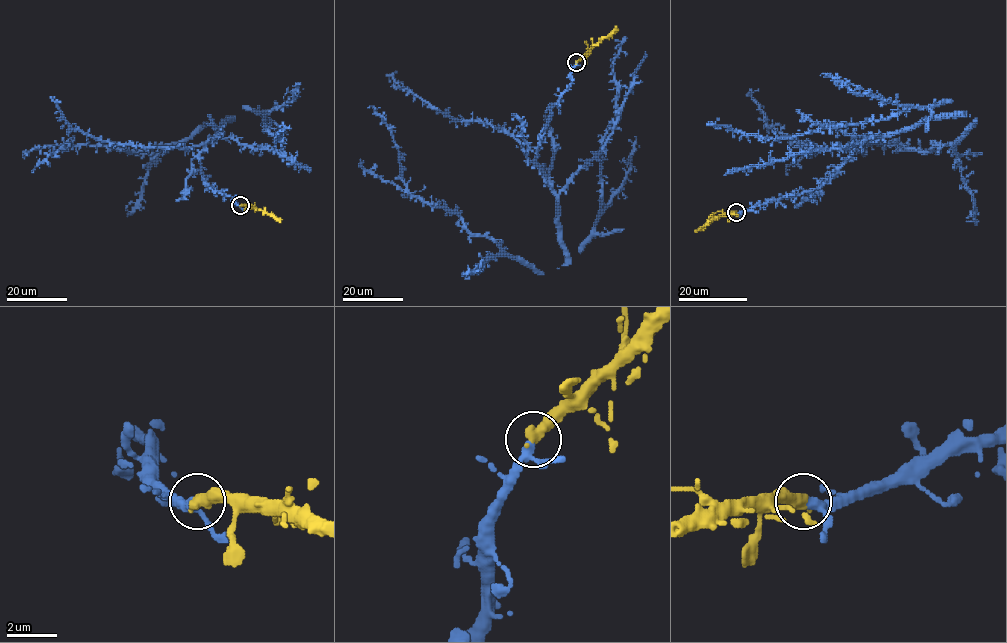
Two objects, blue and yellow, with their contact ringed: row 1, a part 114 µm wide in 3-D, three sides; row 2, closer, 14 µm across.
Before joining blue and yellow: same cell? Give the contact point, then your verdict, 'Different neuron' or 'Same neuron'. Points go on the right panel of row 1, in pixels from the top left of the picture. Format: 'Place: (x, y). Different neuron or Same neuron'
Place: (736, 212). Same neuron

